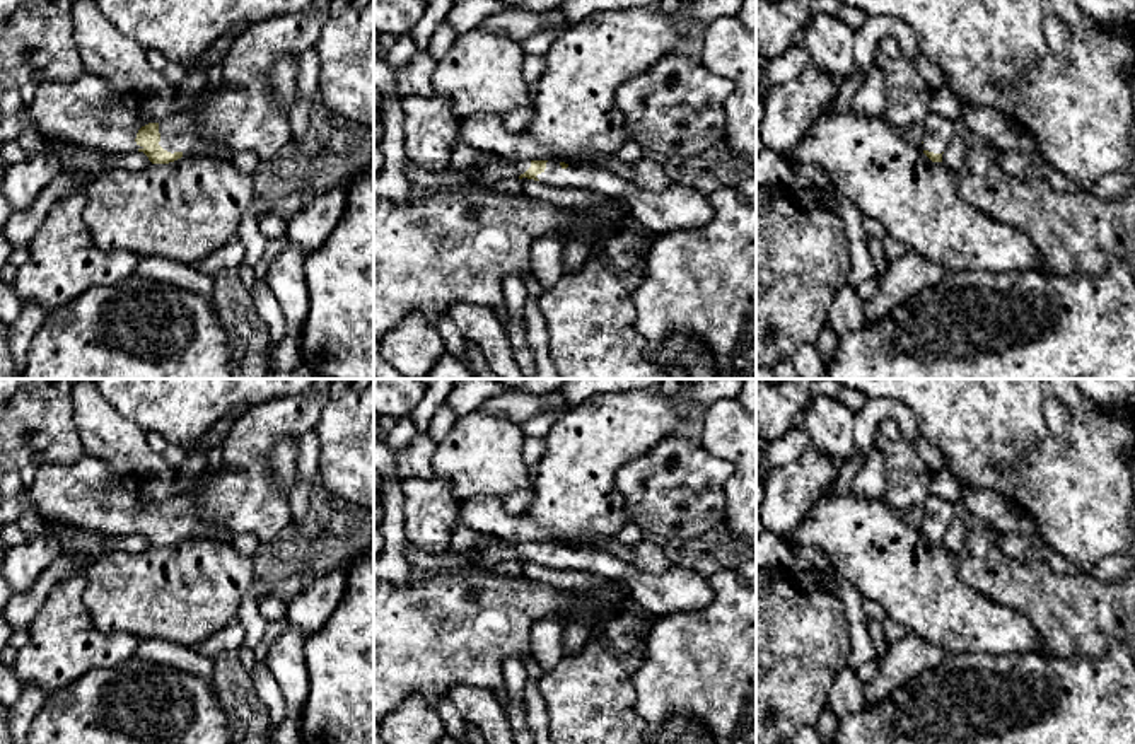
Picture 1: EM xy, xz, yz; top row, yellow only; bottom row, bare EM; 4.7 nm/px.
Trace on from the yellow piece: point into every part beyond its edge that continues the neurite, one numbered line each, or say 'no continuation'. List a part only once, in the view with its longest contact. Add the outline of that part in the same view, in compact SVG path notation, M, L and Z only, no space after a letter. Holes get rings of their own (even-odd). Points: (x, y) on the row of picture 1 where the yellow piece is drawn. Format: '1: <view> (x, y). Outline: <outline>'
1: xy (87, 111). Outline: M84 72L73 82L39 82L34 101L24 111L0 119L0 143L19 140L27 125L32 125L44 138L56 138L104 154L126 154L143 148L135 142L142 128L140 121L126 109L111 84L90 72Z
2: xy (178, 133). Outline: M191 111L176 113L172 118L159 123L159 145L171 154L181 152L183 157L203 154L232 159L234 152L230 148L203 140L195 126L196 116Z

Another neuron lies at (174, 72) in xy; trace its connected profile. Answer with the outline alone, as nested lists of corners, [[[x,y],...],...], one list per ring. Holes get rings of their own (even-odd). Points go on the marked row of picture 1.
[[[169,61],[169,65],[160,72],[166,80],[174,85],[179,87],[179,84],[183,82],[183,78],[186,77],[188,70],[183,63],[179,61]]]

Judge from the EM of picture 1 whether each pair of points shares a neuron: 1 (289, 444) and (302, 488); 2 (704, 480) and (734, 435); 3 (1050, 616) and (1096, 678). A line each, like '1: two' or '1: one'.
1: two
2: two
3: two

